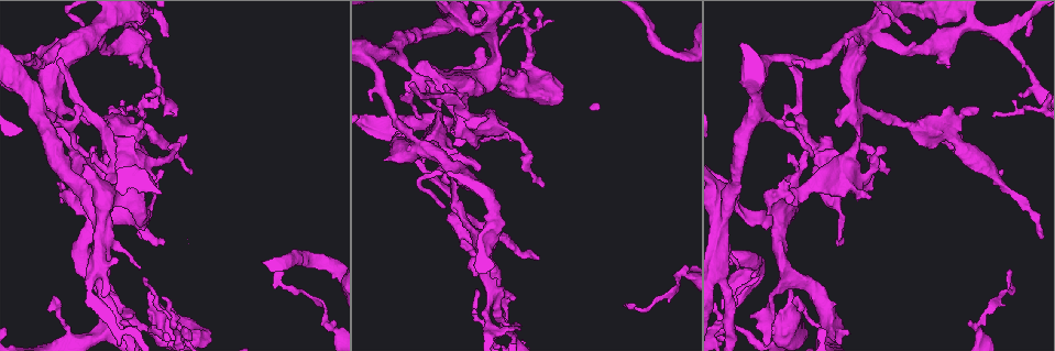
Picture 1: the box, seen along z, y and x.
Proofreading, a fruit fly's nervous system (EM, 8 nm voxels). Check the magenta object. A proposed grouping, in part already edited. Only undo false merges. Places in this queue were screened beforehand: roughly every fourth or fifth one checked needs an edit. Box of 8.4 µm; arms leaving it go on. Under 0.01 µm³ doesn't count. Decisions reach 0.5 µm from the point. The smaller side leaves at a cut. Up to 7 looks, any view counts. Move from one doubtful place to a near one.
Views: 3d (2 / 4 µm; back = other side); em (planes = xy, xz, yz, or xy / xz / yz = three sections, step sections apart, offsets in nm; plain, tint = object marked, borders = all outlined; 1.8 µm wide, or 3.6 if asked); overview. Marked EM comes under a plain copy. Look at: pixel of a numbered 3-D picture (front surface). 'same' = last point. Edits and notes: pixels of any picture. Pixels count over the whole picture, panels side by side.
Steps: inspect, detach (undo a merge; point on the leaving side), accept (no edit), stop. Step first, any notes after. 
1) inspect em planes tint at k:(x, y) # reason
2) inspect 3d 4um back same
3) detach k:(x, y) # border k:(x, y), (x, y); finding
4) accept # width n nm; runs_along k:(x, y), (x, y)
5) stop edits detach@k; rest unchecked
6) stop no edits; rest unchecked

inspect 3d 2um at 1:(151, 334) # sharp bend

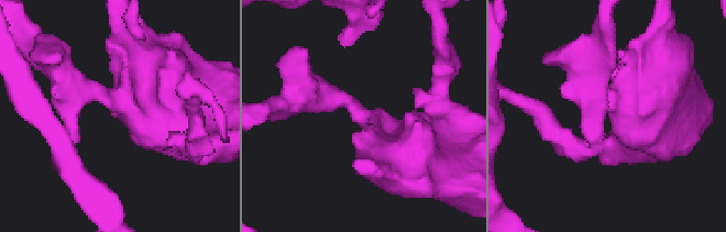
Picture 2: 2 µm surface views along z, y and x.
inspect em xz step 16 tint at 2:(373, 122)

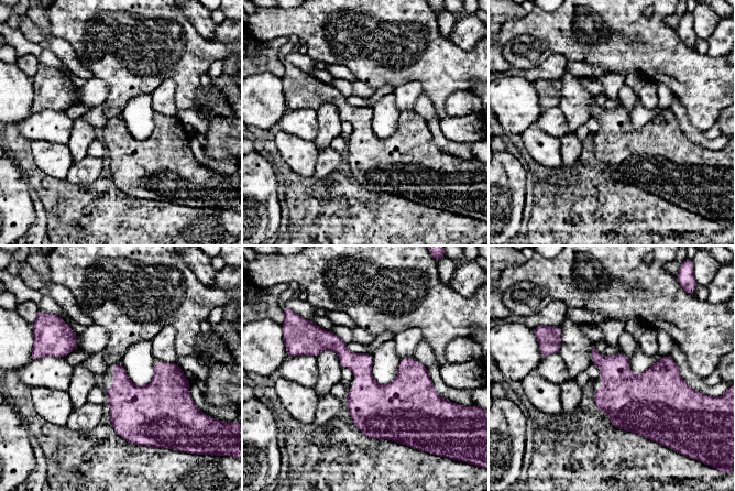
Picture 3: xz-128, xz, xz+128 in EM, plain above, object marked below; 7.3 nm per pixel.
inspect em planes tint same # cut it another way

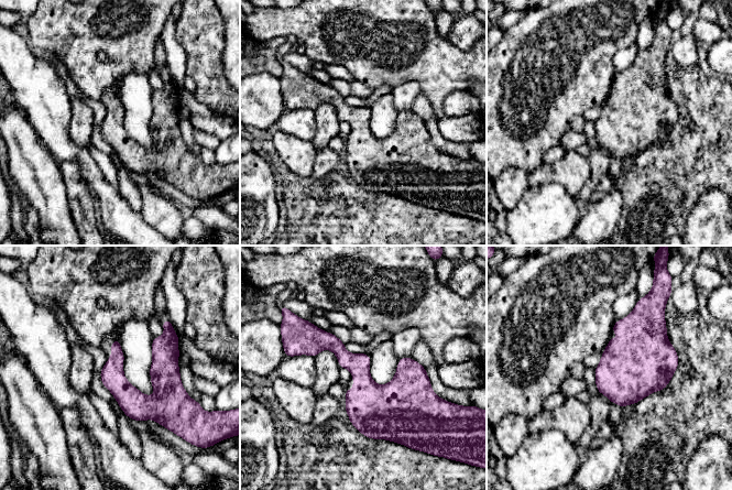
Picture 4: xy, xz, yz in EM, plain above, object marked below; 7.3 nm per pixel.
accept # width 170 nm; runs_along 4:(113, 345), (116, 379), (138, 401), (178, 392); all the same neuron

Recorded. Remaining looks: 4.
inspect em planes tint at 1:(39, 109) # arms part here

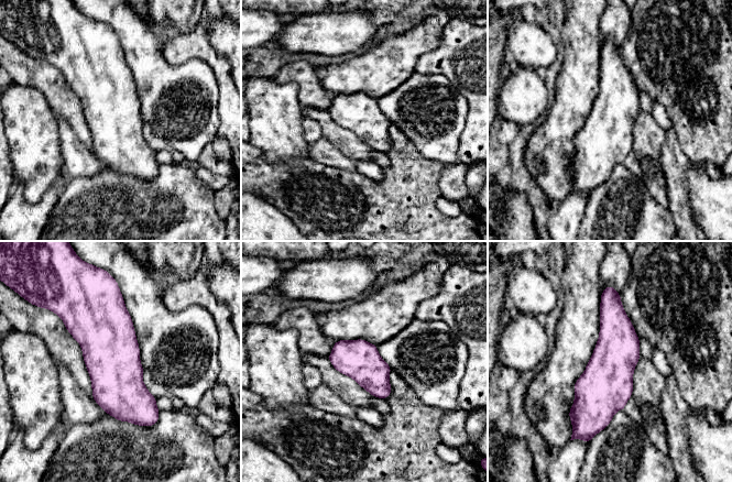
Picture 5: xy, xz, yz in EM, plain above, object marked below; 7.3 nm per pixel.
accept # all the same neuron

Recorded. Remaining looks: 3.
inspect 3d 2um back at 1:(872, 26) # thick turns thin

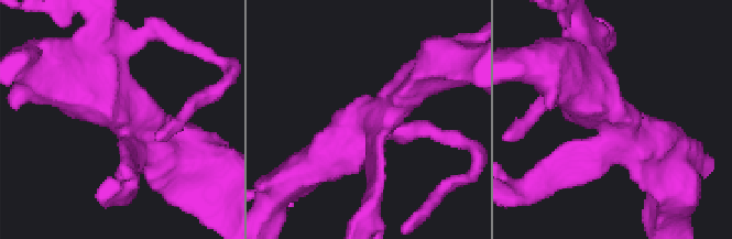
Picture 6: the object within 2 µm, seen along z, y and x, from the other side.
inspect em xy step 16 tint at 6:(127, 122) # arms 3; shape alone is not enough

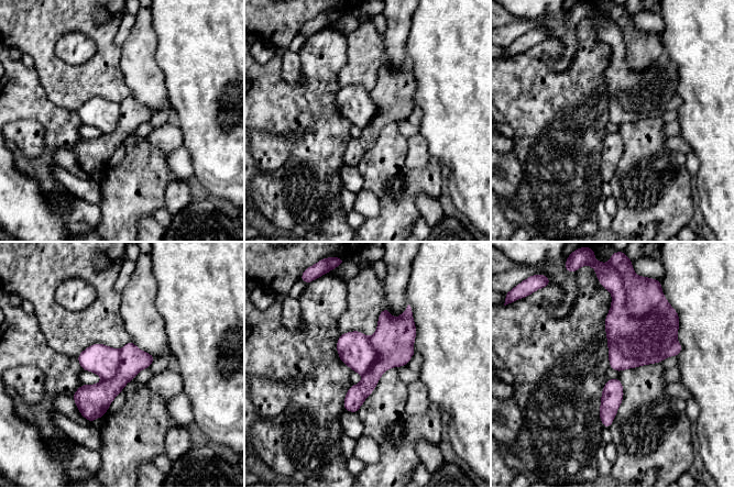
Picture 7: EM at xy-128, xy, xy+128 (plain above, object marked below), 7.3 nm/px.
inspect em planes tint same

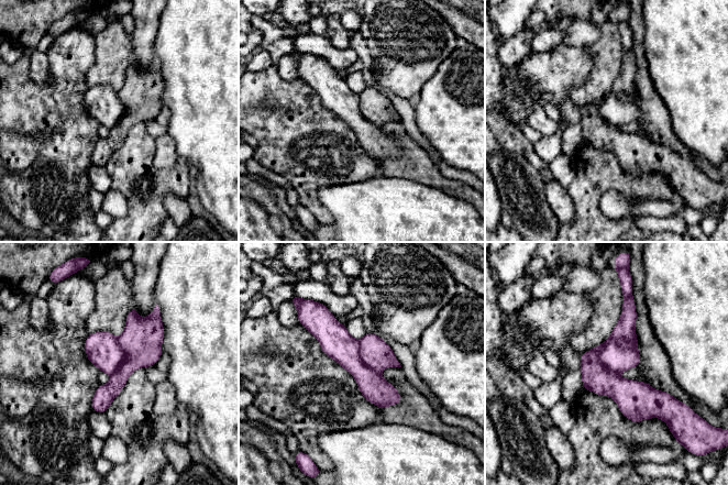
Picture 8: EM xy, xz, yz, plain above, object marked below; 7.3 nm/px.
detach 8:(102, 349) # part_leaving 8:(320, 315), (352, 363), (395, 401); two neurons meet here

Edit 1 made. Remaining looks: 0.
stop edits detach@8; rest unchecked

